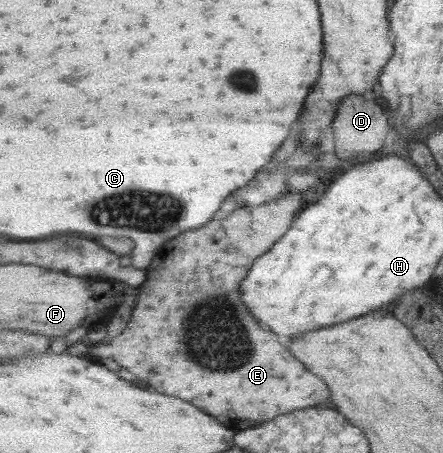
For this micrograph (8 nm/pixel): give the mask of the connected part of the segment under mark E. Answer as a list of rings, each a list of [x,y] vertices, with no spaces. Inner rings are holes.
[[[290,189],[278,199],[252,209],[236,209],[228,219],[182,233],[160,247],[154,265],[147,270],[150,273],[141,276],[144,279],[148,275],[148,281],[139,283],[142,293],[128,329],[112,339],[110,345],[92,347],[91,354],[98,359],[112,359],[138,379],[160,387],[156,391],[180,395],[180,399],[200,405],[200,409],[234,431],[258,427],[282,413],[328,401],[330,389],[326,383],[308,371],[278,341],[276,333],[262,329],[240,299],[240,281],[246,279],[254,261],[288,233],[302,205],[306,205],[299,190]],[[136,323],[140,323],[140,335]],[[230,363],[236,365],[230,367]],[[232,419],[238,423],[228,425]]]

